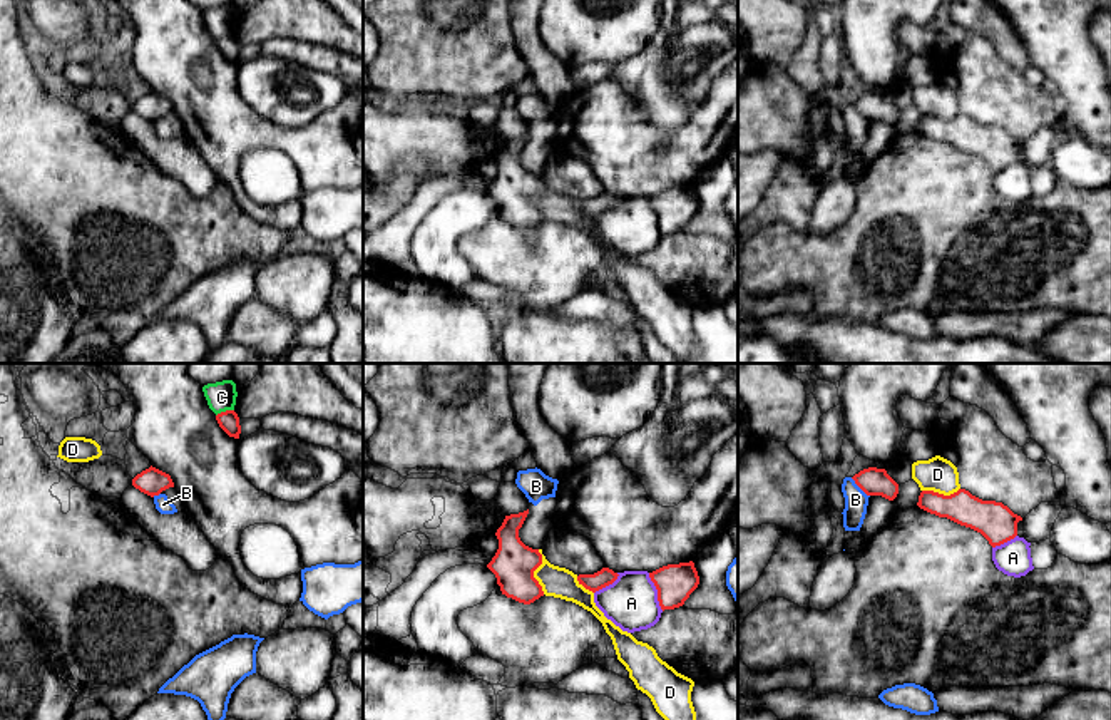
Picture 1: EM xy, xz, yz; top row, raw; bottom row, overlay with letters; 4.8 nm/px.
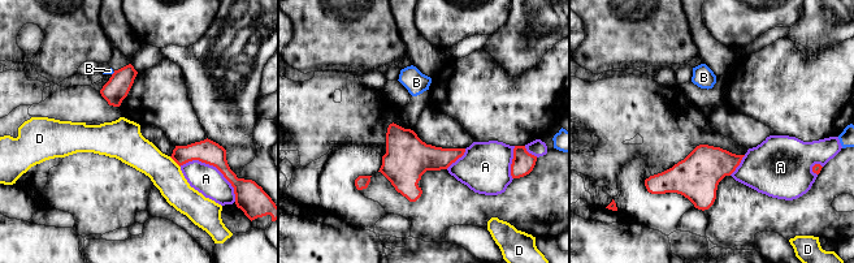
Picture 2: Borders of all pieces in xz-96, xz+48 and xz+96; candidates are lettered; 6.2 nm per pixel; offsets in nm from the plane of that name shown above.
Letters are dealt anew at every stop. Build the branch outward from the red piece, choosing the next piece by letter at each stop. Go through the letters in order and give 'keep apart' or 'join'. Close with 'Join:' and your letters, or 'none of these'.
A: keep apart
B: keep apart
C: keep apart
D: keep apart
Join: none of these

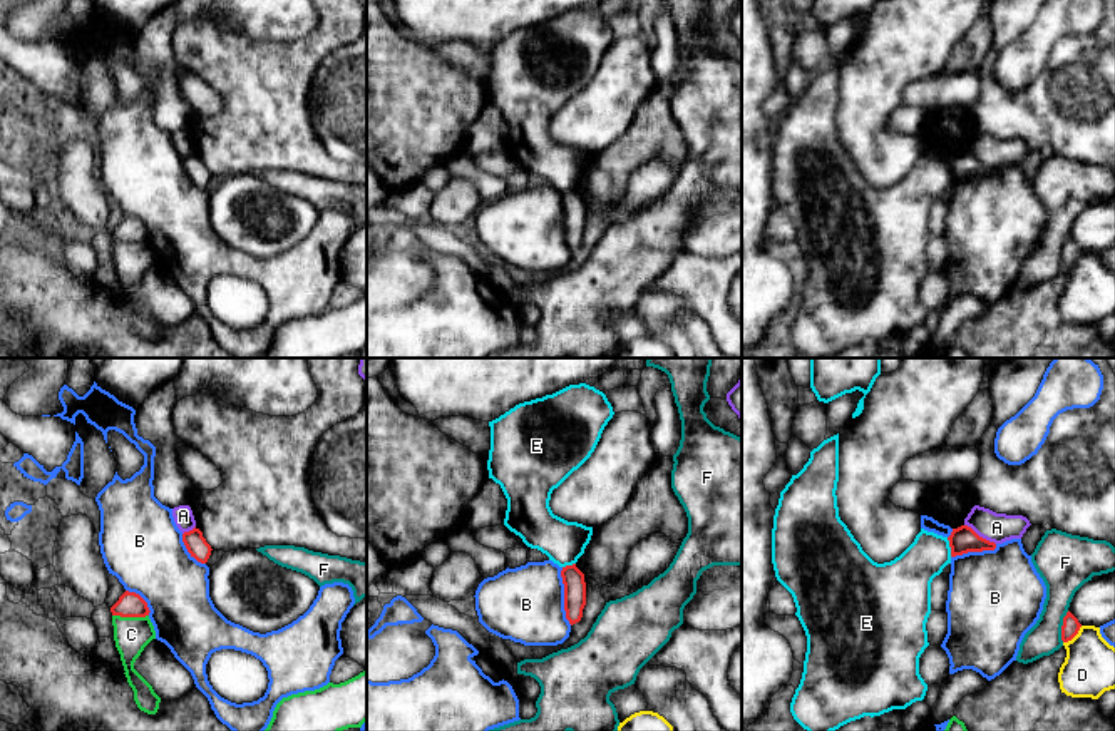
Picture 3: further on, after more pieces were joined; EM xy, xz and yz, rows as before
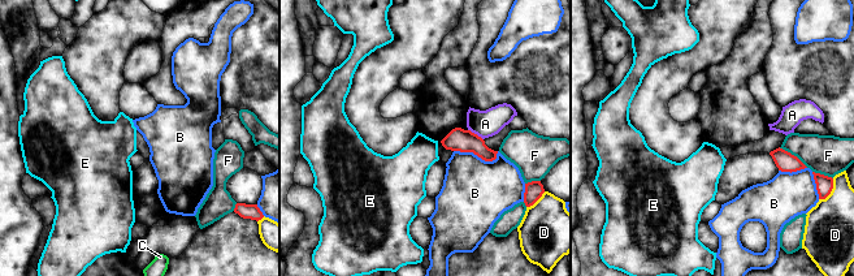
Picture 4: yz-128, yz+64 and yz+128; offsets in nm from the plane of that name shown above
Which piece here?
A: keep apart
B: keep apart
C: keep apart
D: keep apart
E: keep apart
F: keep apart
Join: none of these

